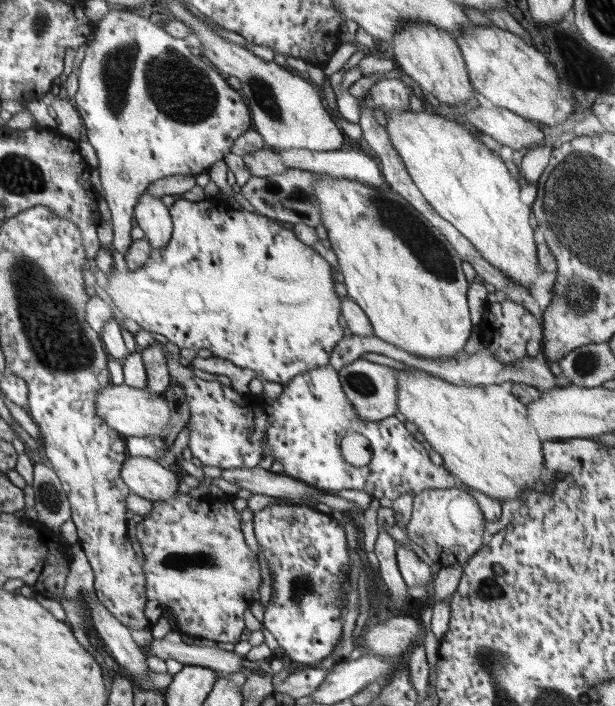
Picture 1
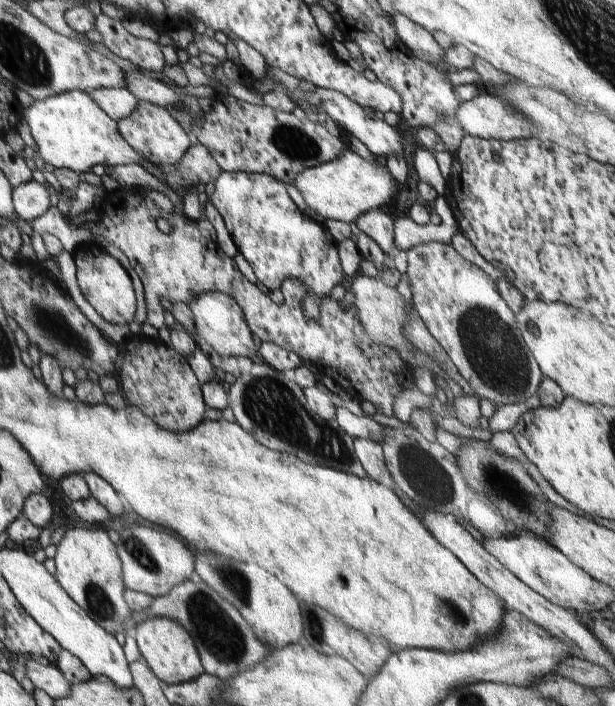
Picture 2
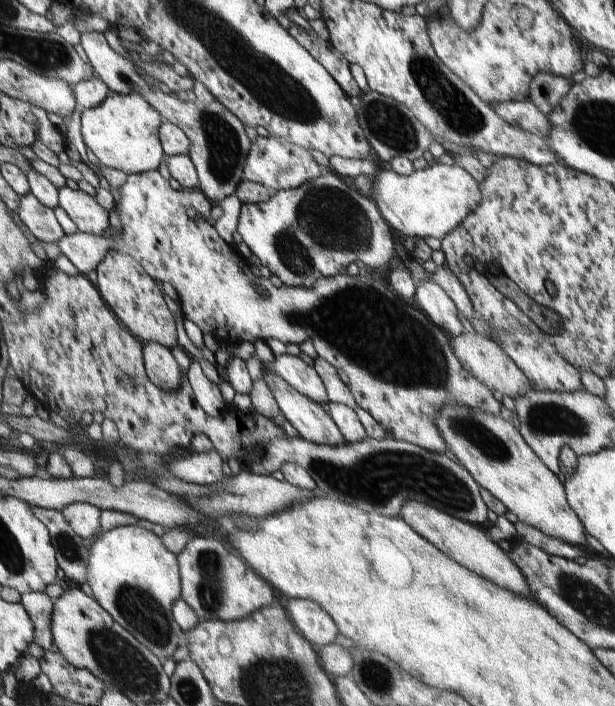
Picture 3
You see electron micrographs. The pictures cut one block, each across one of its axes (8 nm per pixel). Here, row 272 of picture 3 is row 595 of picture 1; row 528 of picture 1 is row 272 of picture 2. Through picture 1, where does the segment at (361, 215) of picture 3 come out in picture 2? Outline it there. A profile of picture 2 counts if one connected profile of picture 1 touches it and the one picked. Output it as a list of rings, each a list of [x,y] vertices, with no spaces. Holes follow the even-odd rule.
[[[219,172],[213,182],[213,192],[207,198],[223,218],[233,246],[253,270],[257,282],[269,292],[281,290],[281,286],[293,278],[303,282],[305,302],[301,310],[305,310],[309,320],[323,320],[323,312],[329,308],[329,292],[343,280],[341,260],[337,260],[331,236],[325,234],[321,224],[299,212],[283,184],[267,174]]]

